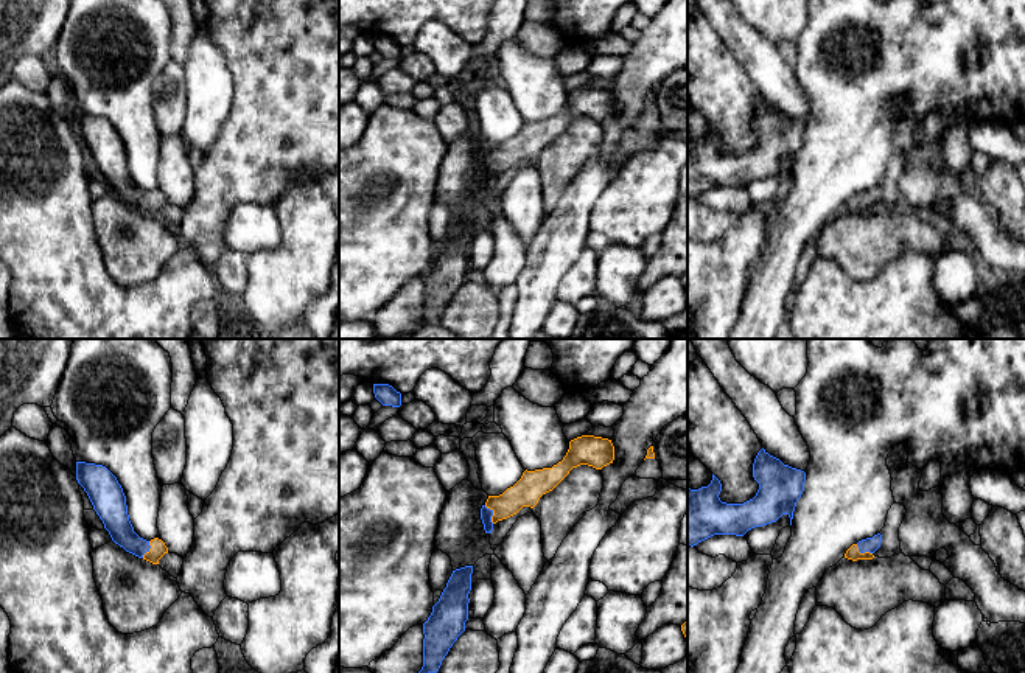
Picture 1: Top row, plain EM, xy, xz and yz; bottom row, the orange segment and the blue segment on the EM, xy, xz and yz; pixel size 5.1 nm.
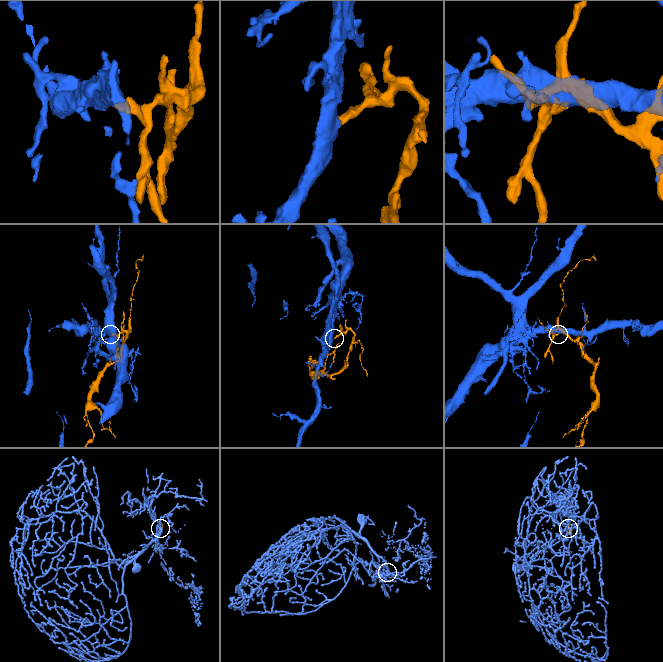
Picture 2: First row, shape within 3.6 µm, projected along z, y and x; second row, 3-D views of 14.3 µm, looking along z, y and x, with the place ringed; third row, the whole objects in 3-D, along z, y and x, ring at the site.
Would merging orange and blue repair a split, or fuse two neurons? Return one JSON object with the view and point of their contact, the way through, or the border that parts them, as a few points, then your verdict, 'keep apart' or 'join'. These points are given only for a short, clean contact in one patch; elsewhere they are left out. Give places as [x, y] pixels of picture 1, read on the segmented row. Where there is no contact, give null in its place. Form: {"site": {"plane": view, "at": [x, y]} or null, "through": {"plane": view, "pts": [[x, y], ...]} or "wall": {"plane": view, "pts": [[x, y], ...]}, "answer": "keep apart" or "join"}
{"site": {"plane": "xz", "at": [493, 513]}, "through": {"plane": "xz", "pts": [[532, 485], [493, 513], [486, 513]]}, "answer": "join"}

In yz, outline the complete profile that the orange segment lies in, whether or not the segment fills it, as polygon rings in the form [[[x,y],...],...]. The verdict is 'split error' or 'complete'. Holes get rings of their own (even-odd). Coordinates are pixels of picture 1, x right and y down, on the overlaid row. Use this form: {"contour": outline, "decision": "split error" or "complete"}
{"contour": [[[877,533],[873,538],[866,538],[859,541],[857,544],[852,544],[846,553],[845,558],[857,561],[857,560],[873,560],[874,552],[880,547],[882,535]]], "decision": "split error"}

